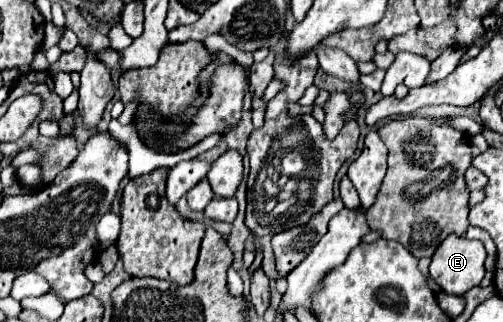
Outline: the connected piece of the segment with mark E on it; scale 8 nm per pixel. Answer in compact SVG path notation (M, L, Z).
M447 236L433 254L429 276L447 294L465 294L485 276L485 246L465 236Z

